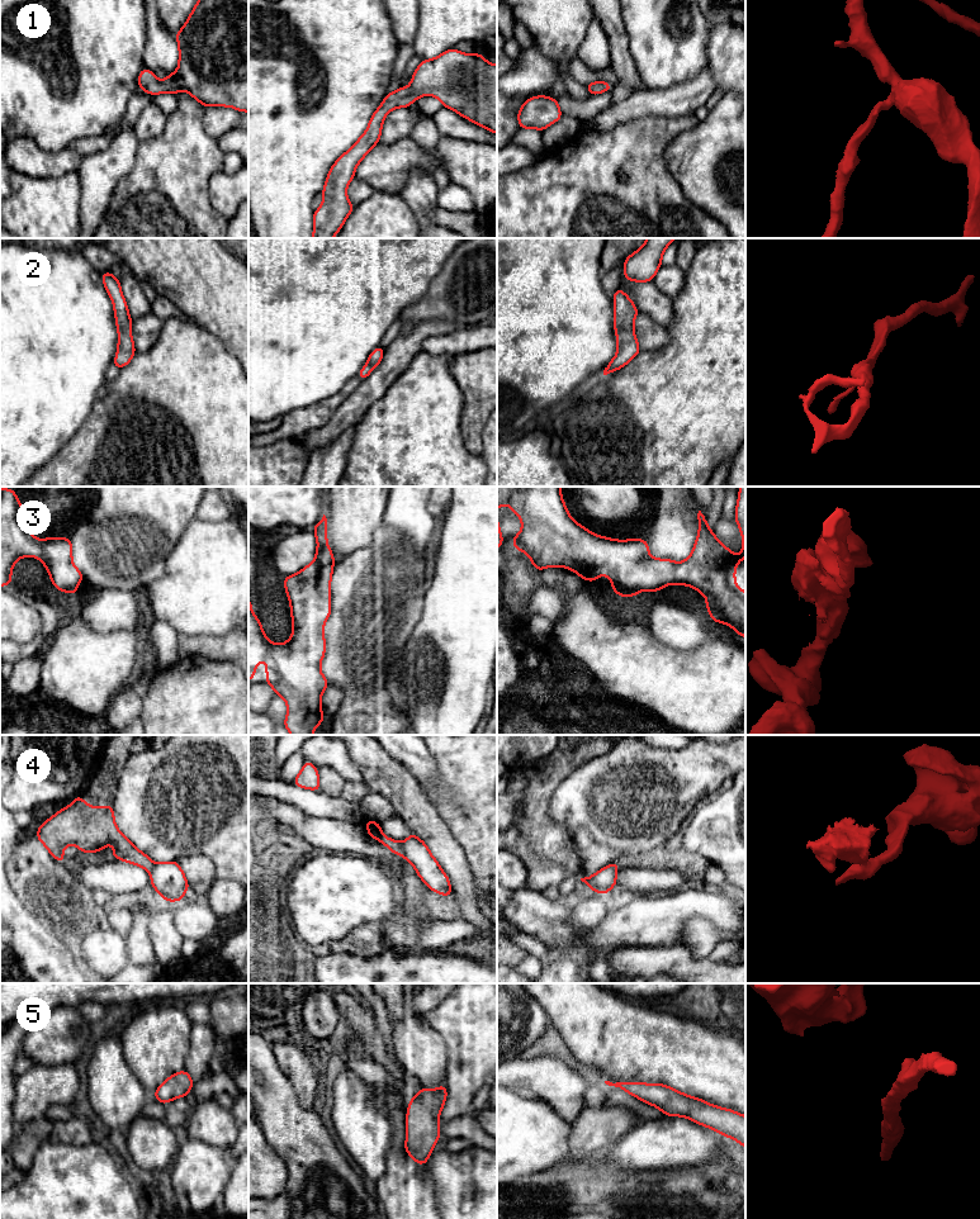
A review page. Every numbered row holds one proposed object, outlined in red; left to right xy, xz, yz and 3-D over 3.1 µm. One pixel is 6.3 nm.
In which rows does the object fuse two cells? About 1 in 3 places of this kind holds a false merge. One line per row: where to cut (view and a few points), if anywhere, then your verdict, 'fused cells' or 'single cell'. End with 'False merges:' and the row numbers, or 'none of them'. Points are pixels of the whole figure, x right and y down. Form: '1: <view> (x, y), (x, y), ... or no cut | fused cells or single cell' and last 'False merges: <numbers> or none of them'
1: no cut | single cell
2: no cut | single cell
3: no cut | single cell
4: xz (398, 843), (402, 854) | fused cells
5: no cut | single cell
False merges: 4

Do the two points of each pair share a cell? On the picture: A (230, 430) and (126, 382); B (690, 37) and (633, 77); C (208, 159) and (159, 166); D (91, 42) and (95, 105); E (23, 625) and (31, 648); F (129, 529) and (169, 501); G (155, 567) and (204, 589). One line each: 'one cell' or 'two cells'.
A: one cell
B: two cells
C: one cell
D: one cell
E: two cells
F: one cell
G: two cells

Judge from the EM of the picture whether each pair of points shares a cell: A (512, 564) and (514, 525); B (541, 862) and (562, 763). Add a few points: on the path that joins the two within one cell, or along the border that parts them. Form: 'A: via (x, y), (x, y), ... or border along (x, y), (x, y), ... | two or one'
A: via (510, 554), (510, 535) | one
B: via (538, 838), (538, 791), (540, 787) | one

